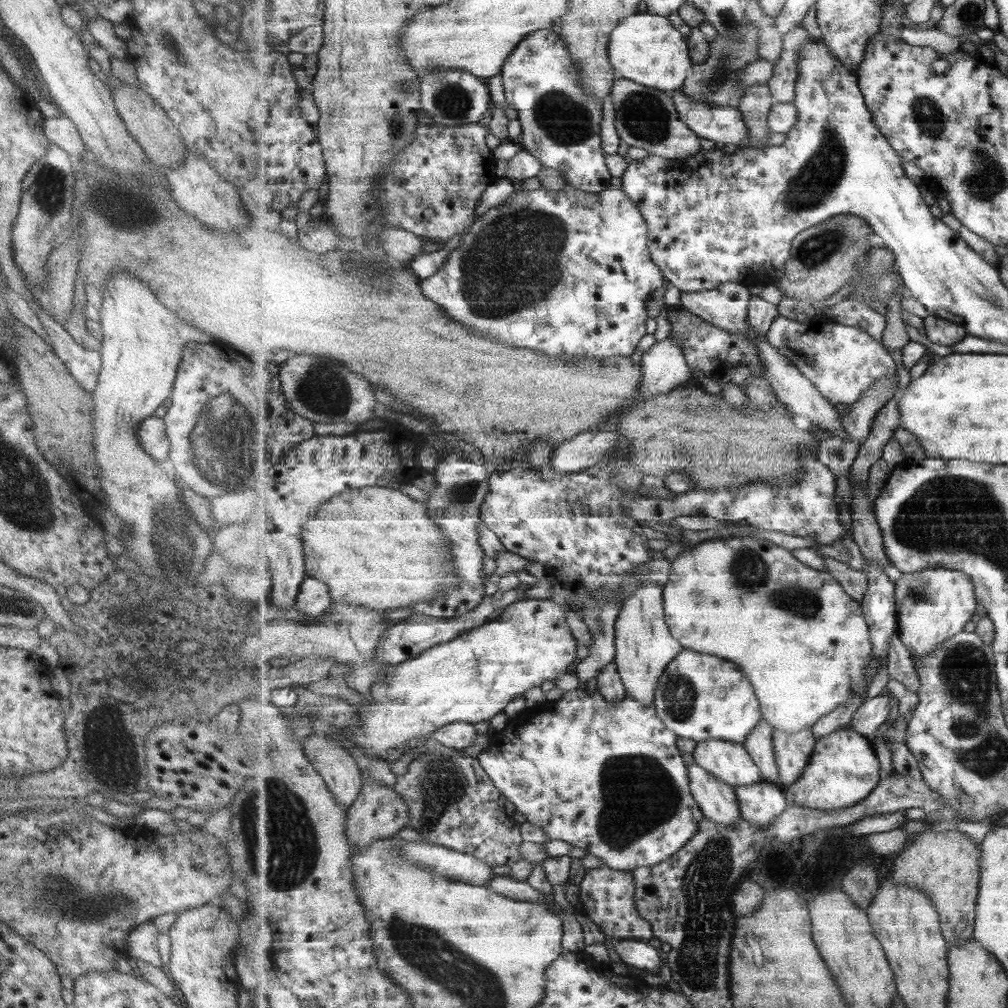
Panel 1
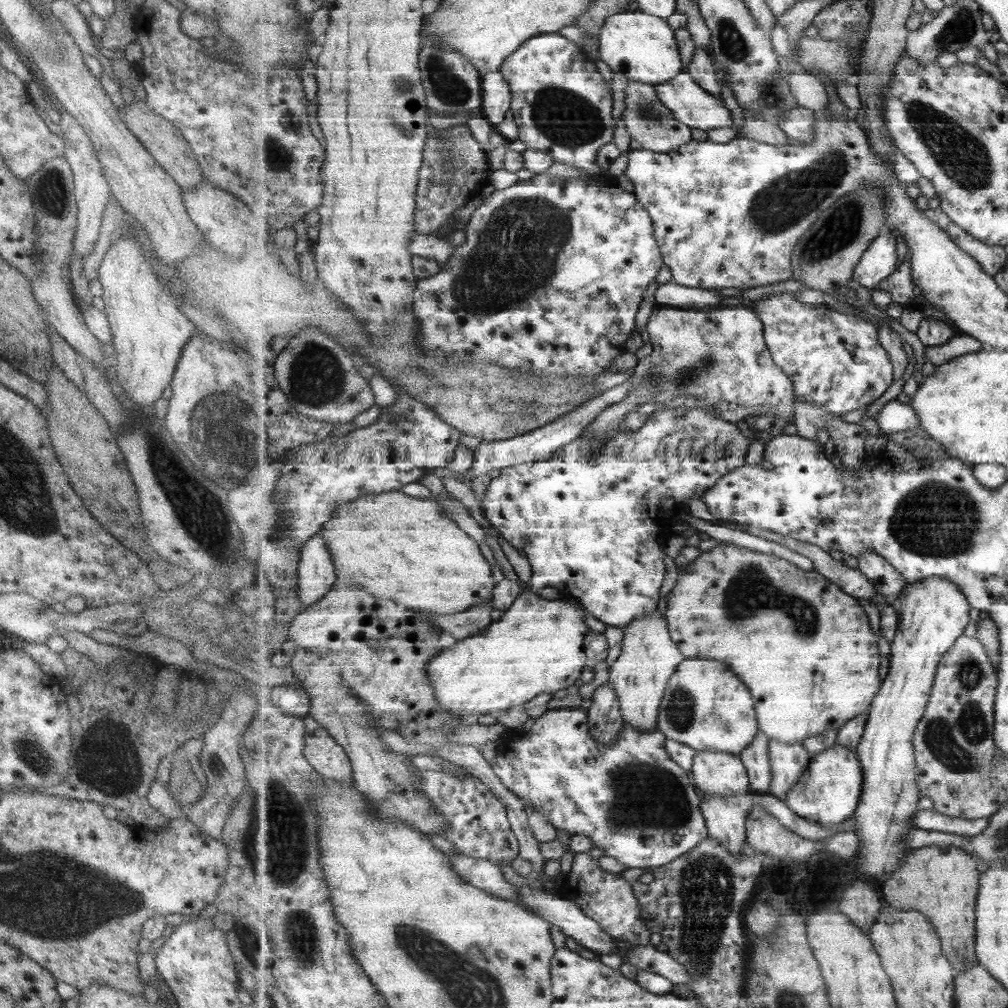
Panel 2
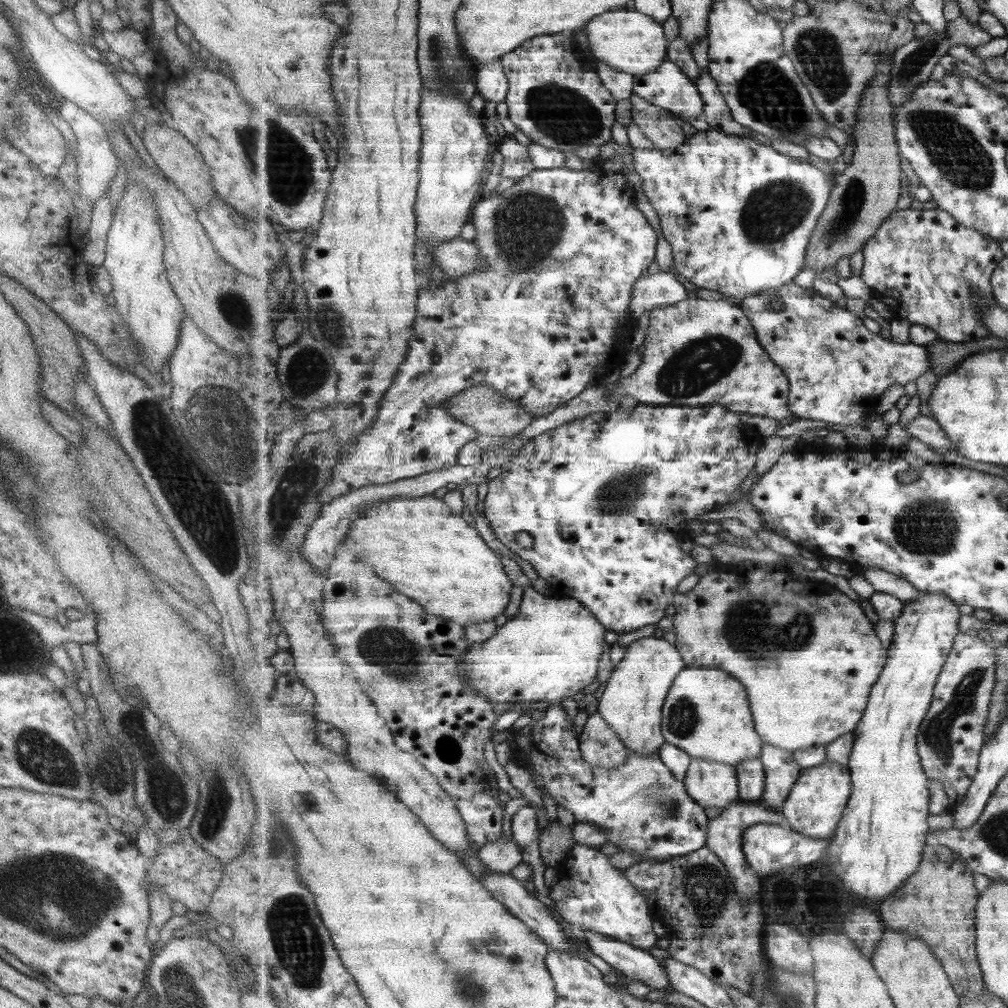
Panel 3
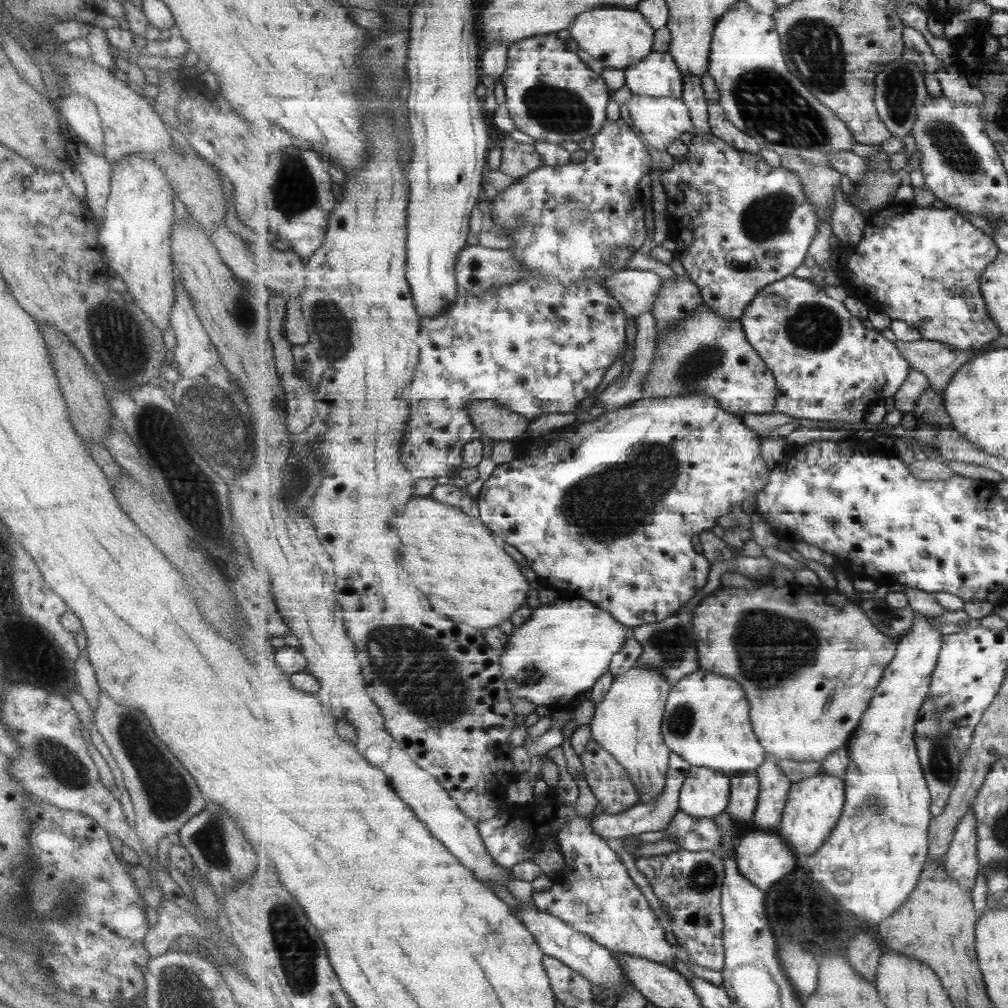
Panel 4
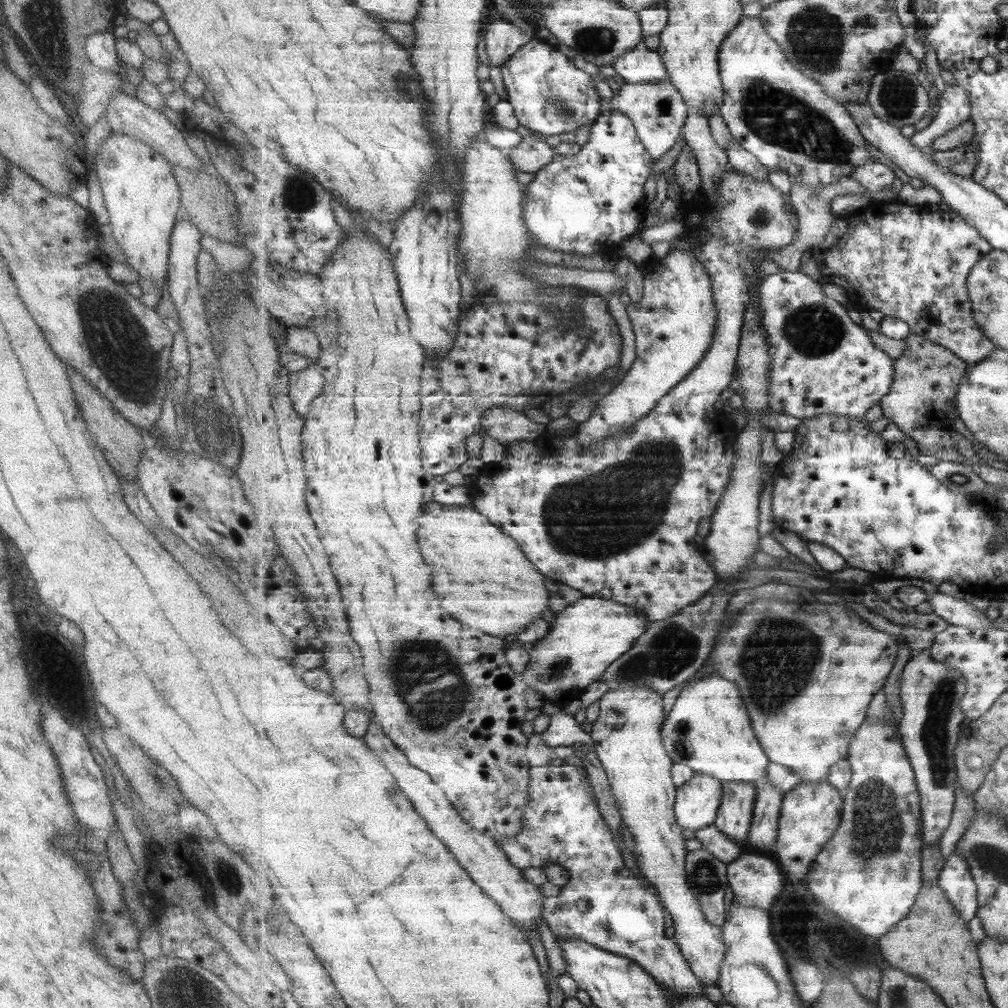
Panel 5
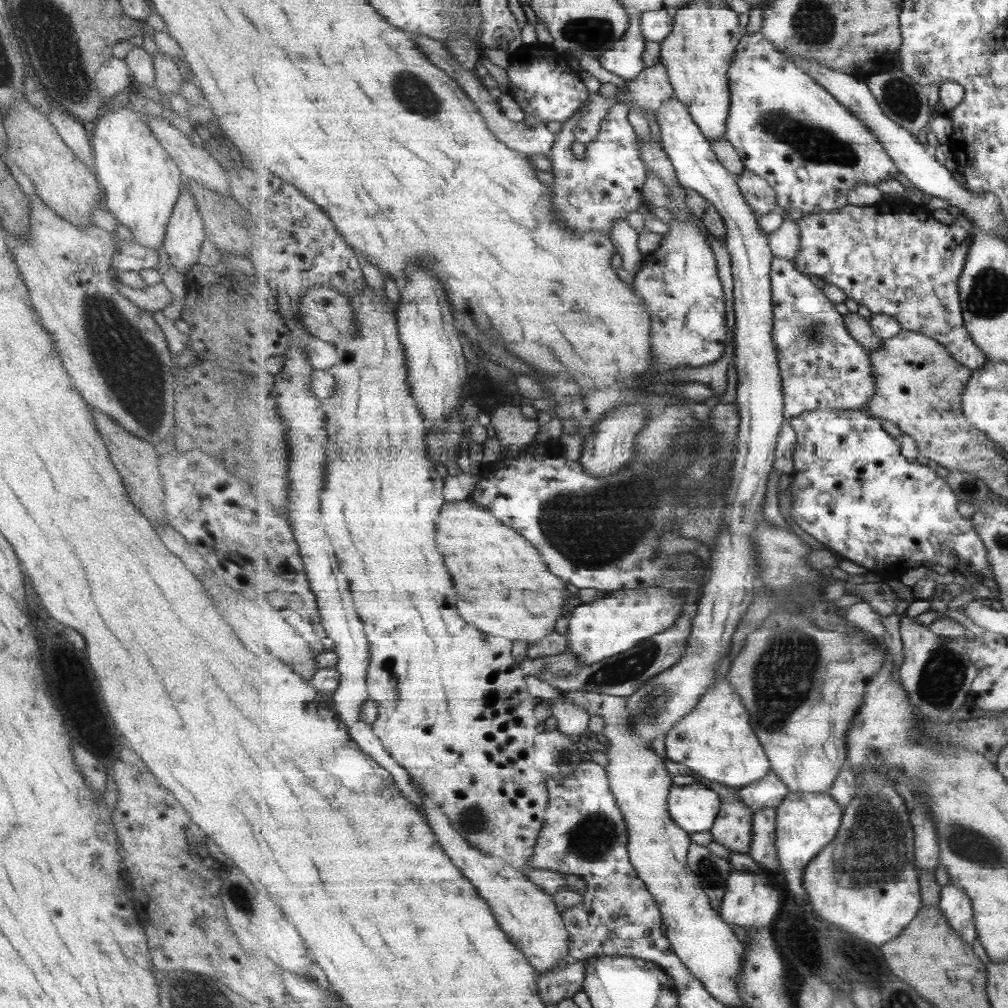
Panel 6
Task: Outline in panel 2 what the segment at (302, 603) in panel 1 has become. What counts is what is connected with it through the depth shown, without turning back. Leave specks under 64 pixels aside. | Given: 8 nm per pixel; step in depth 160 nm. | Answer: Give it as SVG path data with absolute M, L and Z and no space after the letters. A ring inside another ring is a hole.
M322 531L303 545L299 566L300 600L307 608L321 602L337 582L335 562Z

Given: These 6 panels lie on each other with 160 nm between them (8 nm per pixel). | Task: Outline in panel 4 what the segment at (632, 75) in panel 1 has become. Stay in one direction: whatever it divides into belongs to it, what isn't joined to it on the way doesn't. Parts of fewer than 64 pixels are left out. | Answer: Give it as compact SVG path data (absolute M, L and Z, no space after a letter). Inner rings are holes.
M623 7L588 10L576 16L568 30L579 48L587 52L595 61L601 62L604 68L627 70L629 66L647 60L654 51L656 30L638 10Z

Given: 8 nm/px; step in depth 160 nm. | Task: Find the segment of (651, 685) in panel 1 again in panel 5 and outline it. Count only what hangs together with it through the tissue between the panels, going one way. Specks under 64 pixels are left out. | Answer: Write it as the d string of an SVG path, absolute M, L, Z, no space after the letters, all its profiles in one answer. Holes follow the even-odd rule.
M631 686L608 690L597 701L600 703L600 717L591 732L595 753L618 801L624 826L633 833L635 862L672 916L673 939L680 945L693 972L703 984L719 986L728 944L724 928L706 917L688 880L688 840L683 836L683 827L678 823L675 812L678 795L678 786L672 775L675 762L662 739L665 723L662 694L649 687Z

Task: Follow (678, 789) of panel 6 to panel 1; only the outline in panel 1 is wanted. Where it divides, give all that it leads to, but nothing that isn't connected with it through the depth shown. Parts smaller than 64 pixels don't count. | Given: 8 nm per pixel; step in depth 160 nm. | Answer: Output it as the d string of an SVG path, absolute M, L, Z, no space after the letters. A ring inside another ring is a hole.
M707 740L699 742L693 759L701 768L732 787L762 782L761 769L753 762L744 744Z

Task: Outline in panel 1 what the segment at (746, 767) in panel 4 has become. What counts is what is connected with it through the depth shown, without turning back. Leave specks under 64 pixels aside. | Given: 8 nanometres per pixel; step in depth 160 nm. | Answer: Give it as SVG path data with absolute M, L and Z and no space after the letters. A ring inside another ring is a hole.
M688 648L661 677L655 705L661 720L678 737L698 743L715 739L744 744L764 718L756 689L738 664Z

